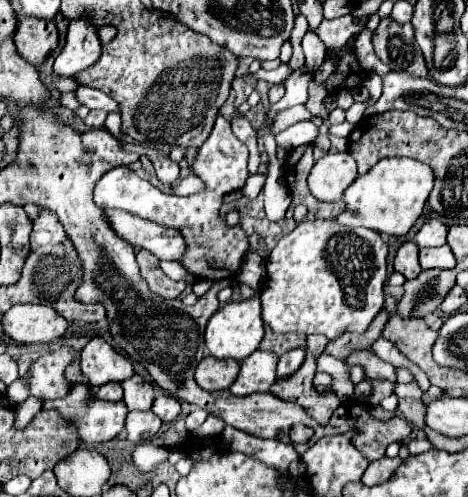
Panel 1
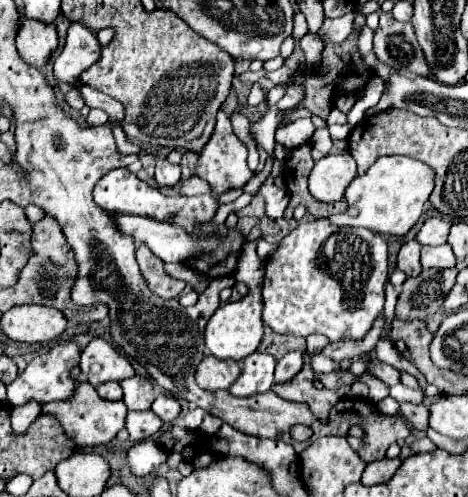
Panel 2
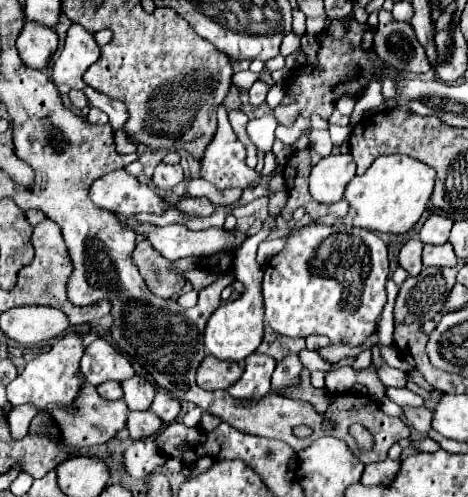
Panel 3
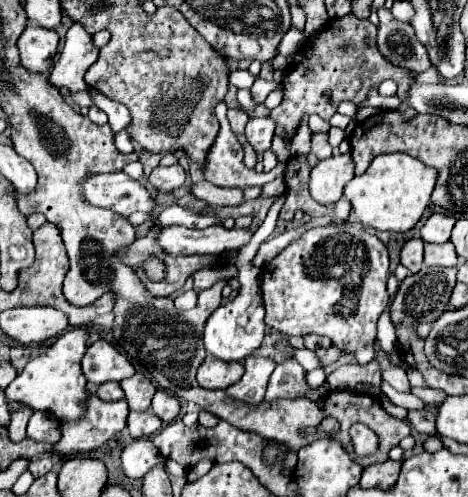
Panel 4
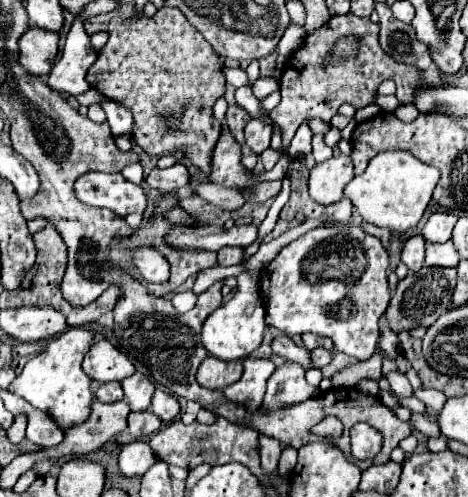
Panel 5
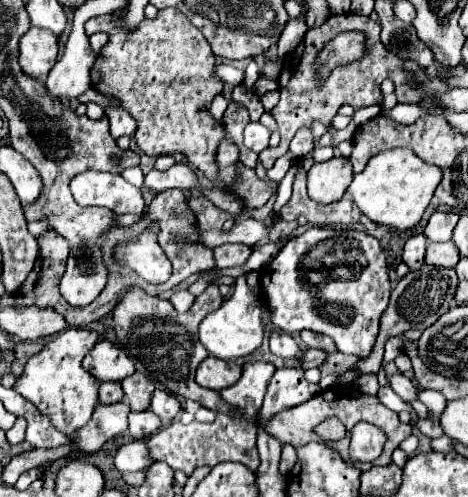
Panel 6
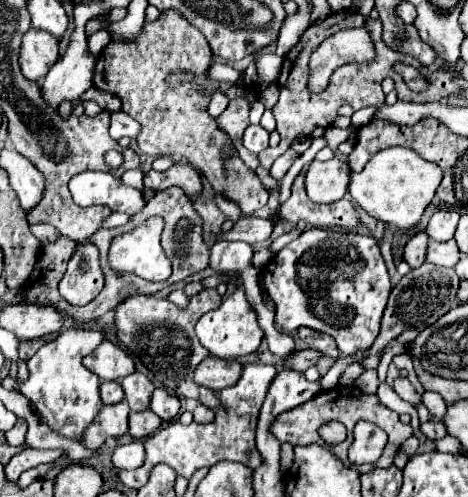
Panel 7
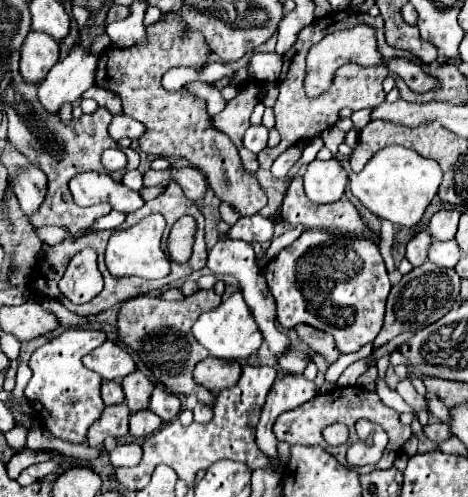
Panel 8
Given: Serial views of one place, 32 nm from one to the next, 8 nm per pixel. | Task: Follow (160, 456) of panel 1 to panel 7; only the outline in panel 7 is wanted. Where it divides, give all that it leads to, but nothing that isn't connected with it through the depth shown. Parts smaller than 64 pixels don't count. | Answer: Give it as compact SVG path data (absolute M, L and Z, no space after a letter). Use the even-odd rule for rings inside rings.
M130 442L130 444L124 444L124 446L118 446L112 454L112 464L116 468L138 468L140 464L144 462L144 446L142 442Z

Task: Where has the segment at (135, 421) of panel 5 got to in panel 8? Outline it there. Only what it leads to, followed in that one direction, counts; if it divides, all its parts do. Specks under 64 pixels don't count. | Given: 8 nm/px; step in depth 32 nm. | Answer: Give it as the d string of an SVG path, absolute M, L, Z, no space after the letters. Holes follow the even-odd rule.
M140 410L130 416L130 434L136 438L146 438L152 432L160 430L162 420L152 410Z

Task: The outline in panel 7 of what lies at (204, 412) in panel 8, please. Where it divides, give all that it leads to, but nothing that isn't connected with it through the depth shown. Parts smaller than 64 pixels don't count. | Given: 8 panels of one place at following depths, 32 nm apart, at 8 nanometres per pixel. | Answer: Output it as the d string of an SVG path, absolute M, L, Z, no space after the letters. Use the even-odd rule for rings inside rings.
M198 404L196 406L196 410L194 410L194 422L212 422L214 420L214 412L208 408L208 406L204 406L204 404Z

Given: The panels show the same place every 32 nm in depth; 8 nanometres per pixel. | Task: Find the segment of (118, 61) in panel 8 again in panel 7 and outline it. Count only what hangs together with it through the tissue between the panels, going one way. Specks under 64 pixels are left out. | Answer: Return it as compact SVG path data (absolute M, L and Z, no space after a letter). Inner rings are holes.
M168 10L162 12L156 22L144 22L144 30L134 42L124 44L118 38L112 38L108 48L98 56L94 86L116 94L122 100L122 110L142 124L142 132L136 140L144 154L154 158L178 154L186 158L192 168L202 170L218 196L238 204L242 214L250 216L266 206L268 192L258 176L248 170L238 156L232 156L228 168L224 168L224 160L220 160L220 150L224 152L224 144L230 144L230 140L206 112L208 96L198 94L198 86L206 88L208 94L218 90L218 82L204 78L210 66L210 56L212 52L204 34L192 28L180 12ZM174 70L190 70L196 74L196 80L186 86L166 88L164 78Z

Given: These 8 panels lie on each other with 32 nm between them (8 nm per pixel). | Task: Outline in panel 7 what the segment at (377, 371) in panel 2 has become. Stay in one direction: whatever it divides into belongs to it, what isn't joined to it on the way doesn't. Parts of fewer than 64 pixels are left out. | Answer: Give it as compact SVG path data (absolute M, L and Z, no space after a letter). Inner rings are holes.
M398 378L398 380L394 382L394 390L396 390L396 394L398 394L400 398L404 398L406 402L410 402L414 408L416 408L418 404L422 404L422 396L414 390L414 386L410 384L408 378Z

